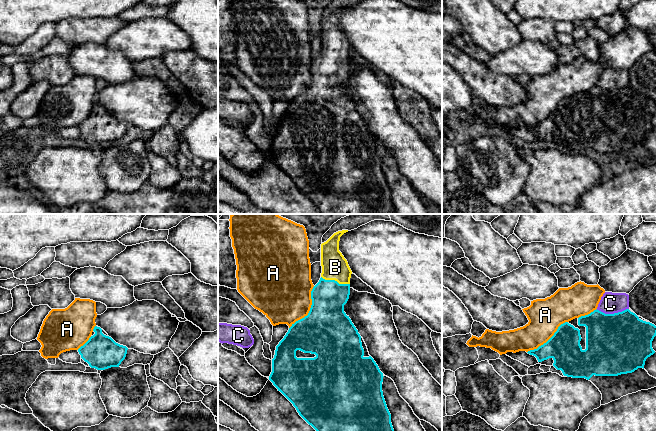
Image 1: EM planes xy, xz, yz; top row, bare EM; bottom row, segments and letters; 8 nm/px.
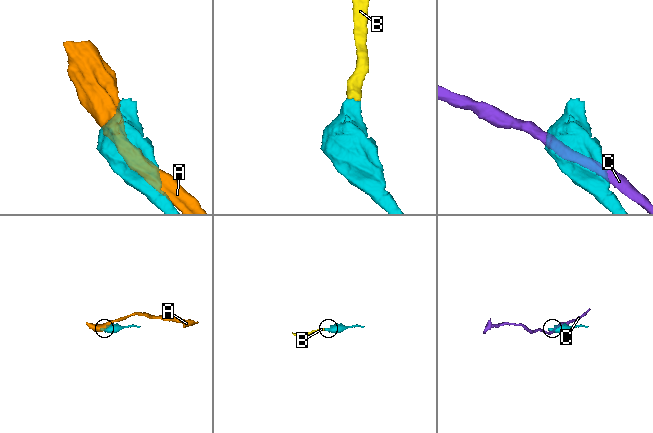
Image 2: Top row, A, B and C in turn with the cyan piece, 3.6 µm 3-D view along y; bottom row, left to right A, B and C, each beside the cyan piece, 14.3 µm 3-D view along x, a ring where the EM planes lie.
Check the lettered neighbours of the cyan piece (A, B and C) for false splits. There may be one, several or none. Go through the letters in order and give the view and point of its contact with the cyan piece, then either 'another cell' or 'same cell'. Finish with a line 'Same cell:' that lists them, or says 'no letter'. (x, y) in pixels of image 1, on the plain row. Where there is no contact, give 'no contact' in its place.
A: xz (310, 85) | another cell
B: xz (334, 56) | same cell
C: yz (612, 90) | another cell
Same cell: B

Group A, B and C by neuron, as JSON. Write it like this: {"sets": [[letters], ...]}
{"sets": [["A"], ["B"], ["C"]]}

